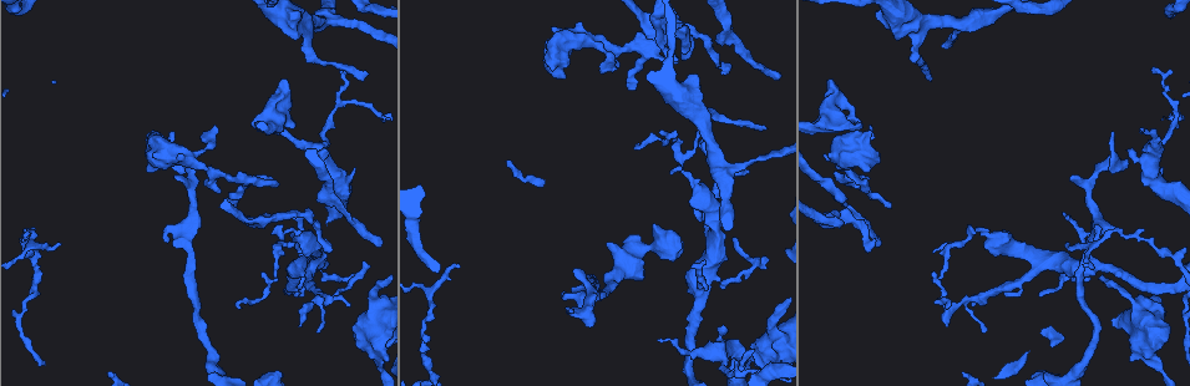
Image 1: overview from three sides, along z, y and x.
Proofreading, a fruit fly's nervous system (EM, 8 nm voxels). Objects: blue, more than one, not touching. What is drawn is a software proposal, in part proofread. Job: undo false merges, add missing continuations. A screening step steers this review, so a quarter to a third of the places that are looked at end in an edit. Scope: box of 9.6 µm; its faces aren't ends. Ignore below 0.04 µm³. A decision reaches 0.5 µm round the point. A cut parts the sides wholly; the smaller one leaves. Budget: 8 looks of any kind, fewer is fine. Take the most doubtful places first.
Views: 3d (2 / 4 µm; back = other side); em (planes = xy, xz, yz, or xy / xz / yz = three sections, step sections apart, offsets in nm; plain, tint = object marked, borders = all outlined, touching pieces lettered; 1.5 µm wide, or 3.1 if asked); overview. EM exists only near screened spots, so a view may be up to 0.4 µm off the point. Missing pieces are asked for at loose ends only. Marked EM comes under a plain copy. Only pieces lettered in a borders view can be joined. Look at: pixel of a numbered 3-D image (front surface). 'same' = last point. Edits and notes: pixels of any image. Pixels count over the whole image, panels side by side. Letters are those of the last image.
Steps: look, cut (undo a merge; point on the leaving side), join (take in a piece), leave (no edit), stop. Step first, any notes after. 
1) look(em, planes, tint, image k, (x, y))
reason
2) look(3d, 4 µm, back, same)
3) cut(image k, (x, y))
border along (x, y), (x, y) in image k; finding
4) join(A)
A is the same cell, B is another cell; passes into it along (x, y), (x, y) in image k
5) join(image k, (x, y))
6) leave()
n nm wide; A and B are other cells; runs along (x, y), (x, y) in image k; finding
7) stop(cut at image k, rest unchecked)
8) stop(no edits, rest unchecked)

look(3d, 4 µm, image 1, (684, 31))
free end

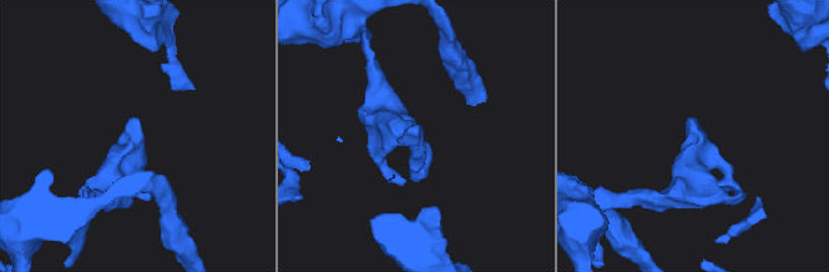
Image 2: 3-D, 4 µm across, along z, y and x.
look(em, planes, borders, image 2, (415, 133))

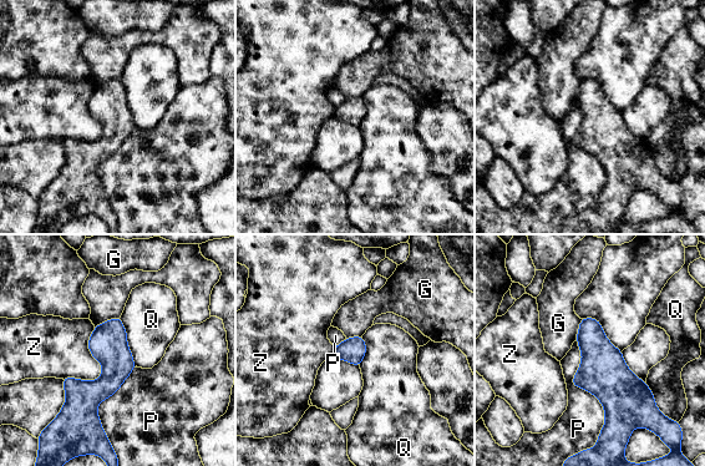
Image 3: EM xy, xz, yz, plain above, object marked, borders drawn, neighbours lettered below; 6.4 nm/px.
leave()
G, P, Q and Z are other cells; runs along (116, 320), (113, 374), (91, 399), (97, 426) in image 3; none of them fits

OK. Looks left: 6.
look(em, yz, step 8, borders, image 1, (550, 67))
thick end

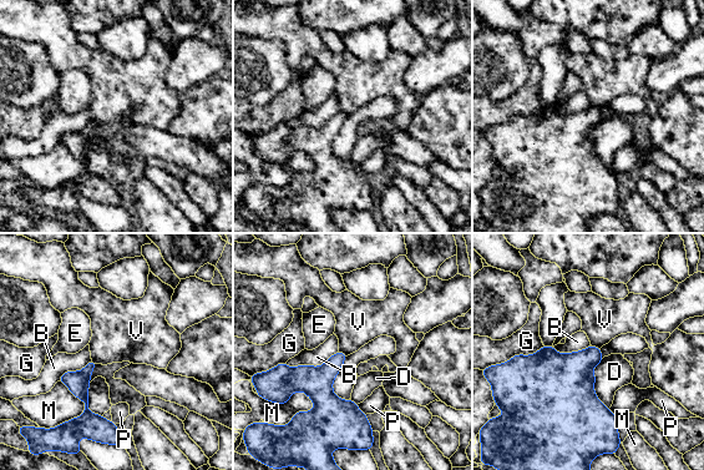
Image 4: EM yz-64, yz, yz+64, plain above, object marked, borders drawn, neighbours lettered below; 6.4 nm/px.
look(em, planes, borders, same)

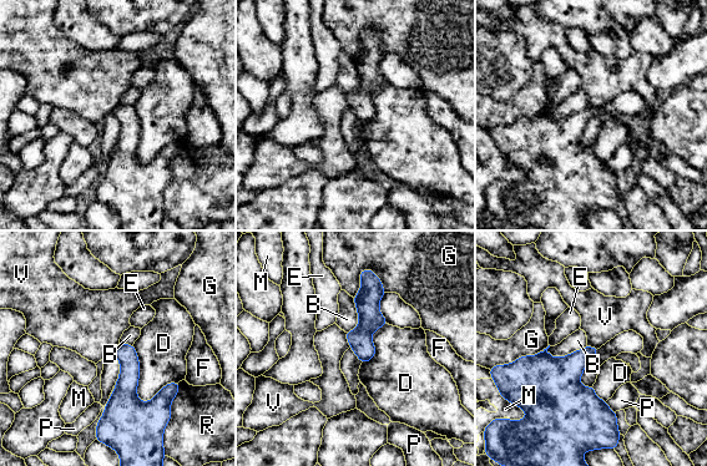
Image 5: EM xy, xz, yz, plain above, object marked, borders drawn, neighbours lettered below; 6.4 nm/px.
leave()
B, D, E, F, G, M, P, R and V are other cells; runs along (369, 277), (363, 358) in image 5; no lettered piece goes on from it

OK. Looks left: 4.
look(em, planes, tint, image 1, (695, 184))
sharp bend

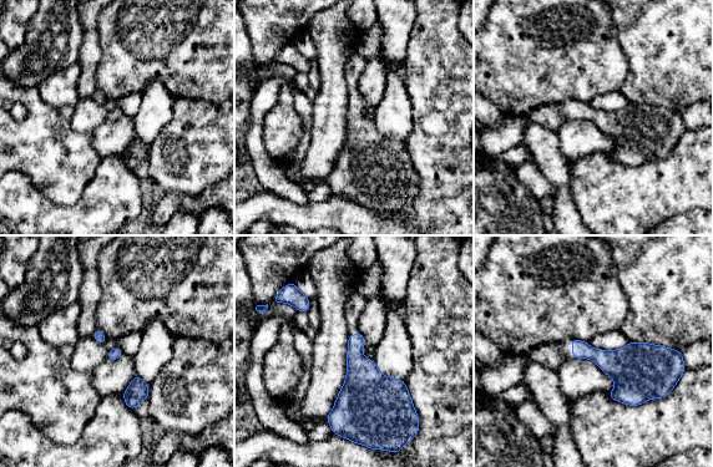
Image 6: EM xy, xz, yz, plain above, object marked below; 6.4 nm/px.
look(em, planes, borders, same)

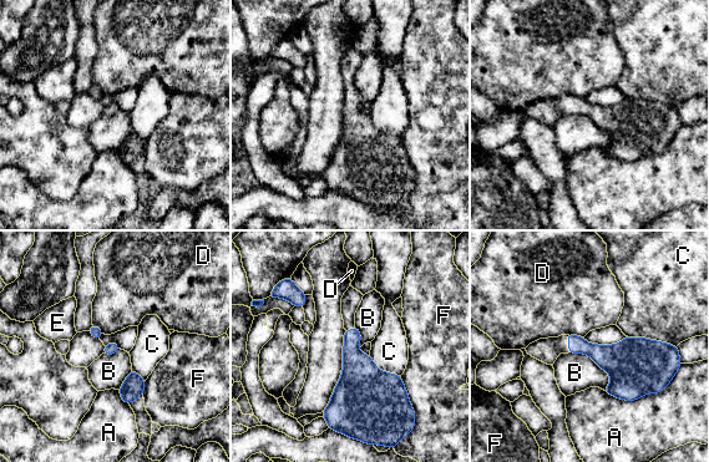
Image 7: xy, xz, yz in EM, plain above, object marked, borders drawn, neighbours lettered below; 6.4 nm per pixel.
leave()
A, B, C, D, E and F are other cells; border along (568, 351), (587, 354), (611, 382) in image 7; continuous, no second neuron

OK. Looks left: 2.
stop(no edits, rest unchecked)

